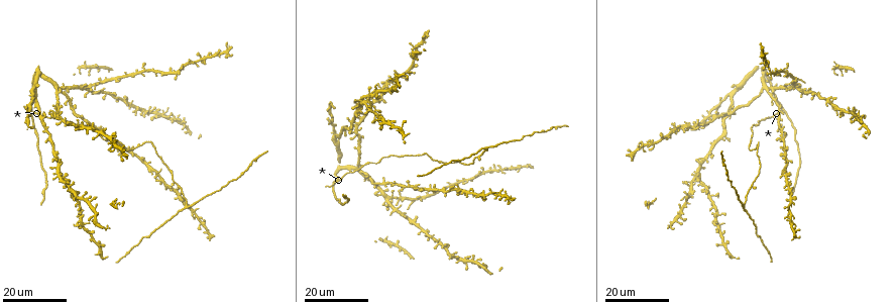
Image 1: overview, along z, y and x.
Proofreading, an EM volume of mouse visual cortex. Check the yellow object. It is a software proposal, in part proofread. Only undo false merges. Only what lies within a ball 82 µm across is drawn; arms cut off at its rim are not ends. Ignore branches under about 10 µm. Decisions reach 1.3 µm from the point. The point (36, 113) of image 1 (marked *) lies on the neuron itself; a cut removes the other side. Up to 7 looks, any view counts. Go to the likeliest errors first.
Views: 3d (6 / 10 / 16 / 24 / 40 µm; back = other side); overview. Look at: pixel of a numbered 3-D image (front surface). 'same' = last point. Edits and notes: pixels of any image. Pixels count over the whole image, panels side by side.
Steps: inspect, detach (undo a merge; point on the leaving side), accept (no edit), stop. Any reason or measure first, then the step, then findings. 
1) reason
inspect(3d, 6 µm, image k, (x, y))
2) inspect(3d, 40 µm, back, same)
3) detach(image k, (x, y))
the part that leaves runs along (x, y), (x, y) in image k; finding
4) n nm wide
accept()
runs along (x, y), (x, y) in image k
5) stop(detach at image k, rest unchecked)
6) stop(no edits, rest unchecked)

three-way junction
inspect(3d, 16 µm, image 1, (187, 207))

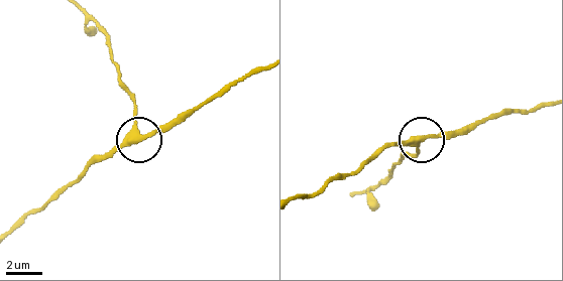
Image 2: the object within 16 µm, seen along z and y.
inspect(3d, 10 µm, image 2, (429, 135))

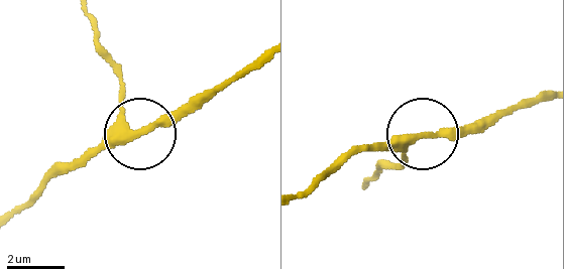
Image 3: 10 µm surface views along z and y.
side arm 32 µm
accept()
runs along (365, 184), (400, 165), (419, 136), (402, 134), (360, 148) in image 3; all the same neuron

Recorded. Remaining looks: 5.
inspect(3d, 16 µm, image 1, (366, 102))

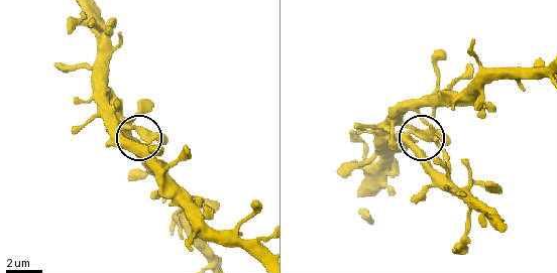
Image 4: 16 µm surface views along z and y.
zoom in
inspect(3d, 6 µm, image 4, (419, 138))

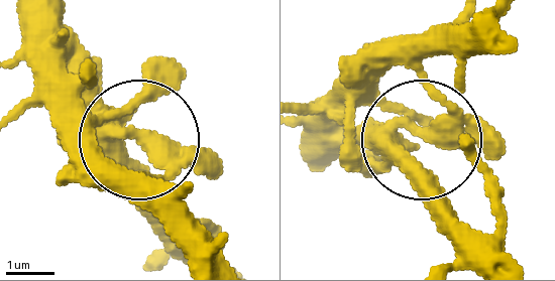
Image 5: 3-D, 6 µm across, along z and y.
side arm 36 µm
accept()
continuous, no second neuron

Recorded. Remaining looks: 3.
sudden change in width
inspect(3d, 24 µm, image 1, (150, 140))

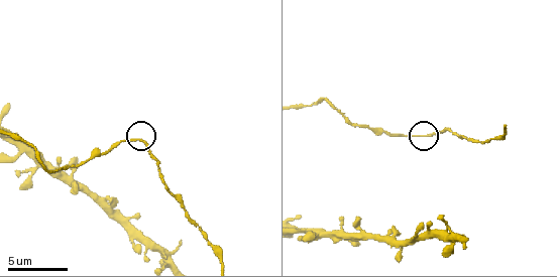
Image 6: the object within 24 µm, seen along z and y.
inspect(3d, 10 µm, image 6, (424, 136))

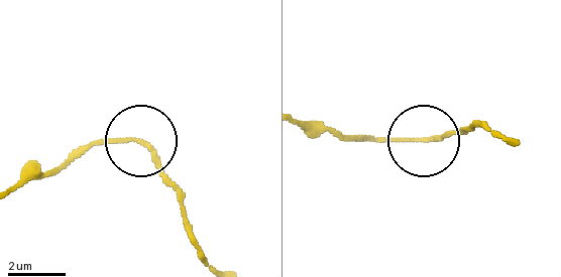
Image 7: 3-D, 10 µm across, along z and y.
accept()
runs along (16, 188), (96, 143), (132, 141), (181, 195) in image 7; continuous, no second neuron

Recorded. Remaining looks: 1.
stop(no edits, rest unchecked)

